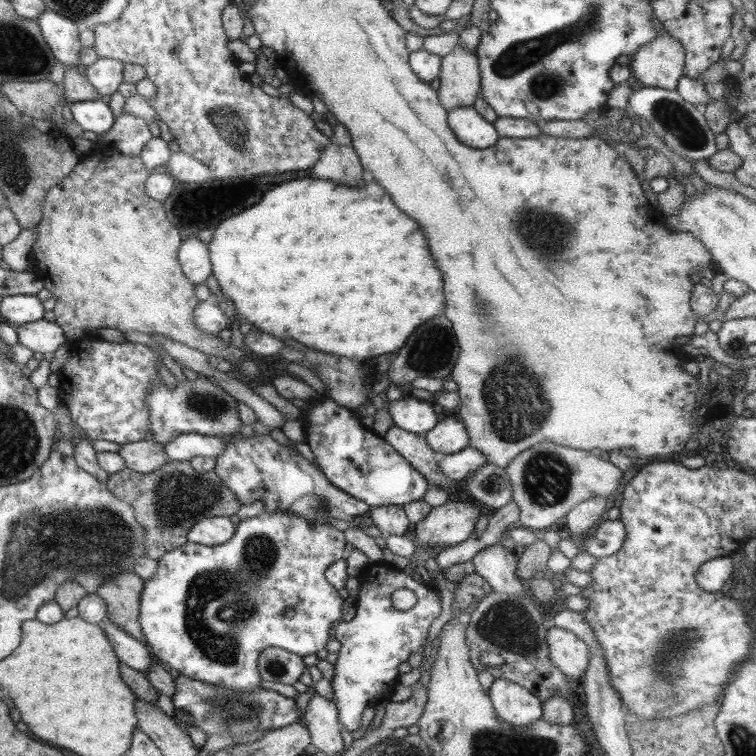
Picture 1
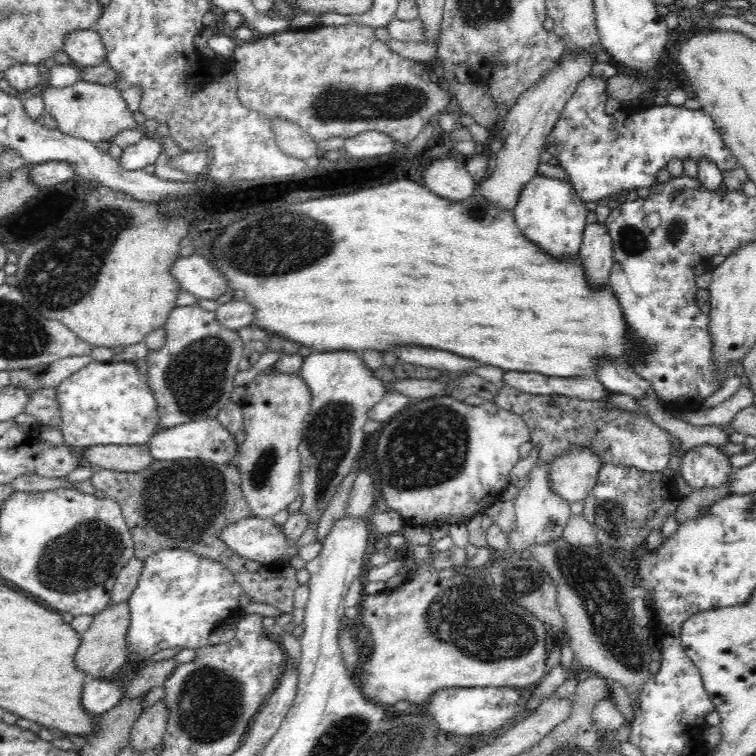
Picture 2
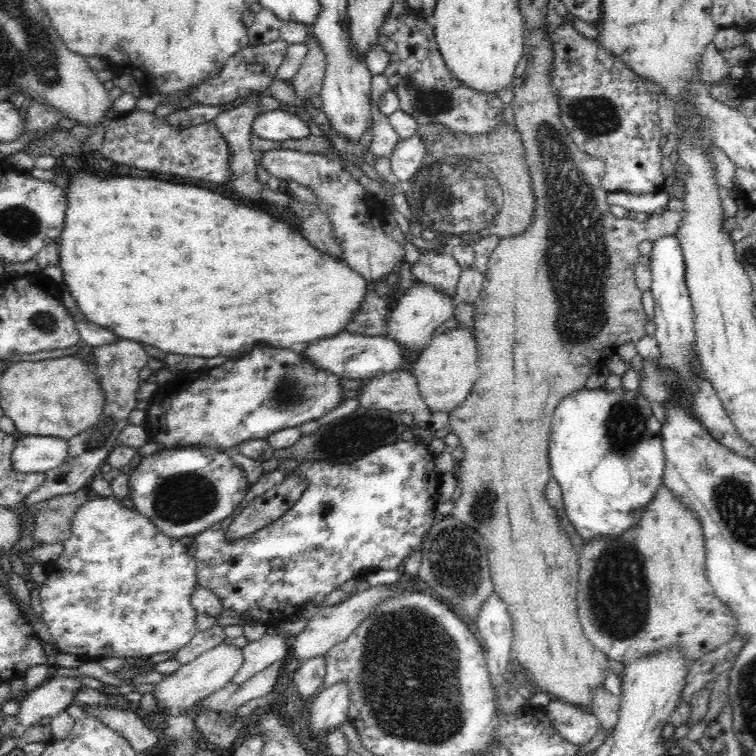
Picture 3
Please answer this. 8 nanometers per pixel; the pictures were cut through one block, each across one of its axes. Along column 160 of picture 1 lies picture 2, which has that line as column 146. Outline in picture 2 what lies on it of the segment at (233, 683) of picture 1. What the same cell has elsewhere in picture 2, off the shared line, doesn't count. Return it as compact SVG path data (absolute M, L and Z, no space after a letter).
M164 548L142 558L142 568L138 576L136 588L128 596L128 613L130 624L126 630L127 665L148 663L152 654L167 648L193 648L198 649L208 644L210 634L228 619L240 613L238 601L243 594L241 586L236 582L235 576L221 562L198 556L182 548Z

